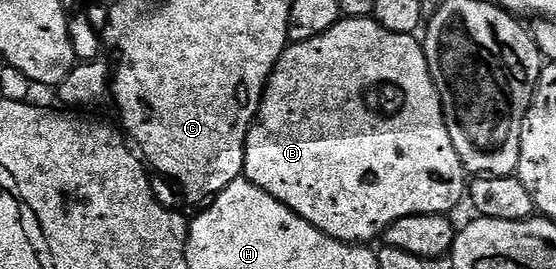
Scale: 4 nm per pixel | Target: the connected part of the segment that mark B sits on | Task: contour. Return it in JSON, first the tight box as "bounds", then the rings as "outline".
{"bounds":[242,17,468,244],"outline":[[[373,17],[342,18],[331,30],[312,40],[290,42],[287,45],[272,76],[266,81],[266,91],[262,94],[262,103],[246,137],[242,172],[249,182],[256,184],[256,188],[264,188],[264,192],[268,192],[268,196],[276,196],[276,200],[280,200],[280,204],[292,208],[292,212],[296,212],[296,216],[308,220],[308,224],[320,228],[320,232],[341,242],[355,244],[370,244],[373,243],[373,238],[381,239],[390,225],[404,216],[413,214],[449,215],[450,210],[456,209],[461,202],[464,202],[468,194],[468,171],[462,167],[460,156],[452,144],[452,136],[448,136],[442,101],[430,75],[423,43],[413,34],[388,32],[388,28],[375,22]]]}

